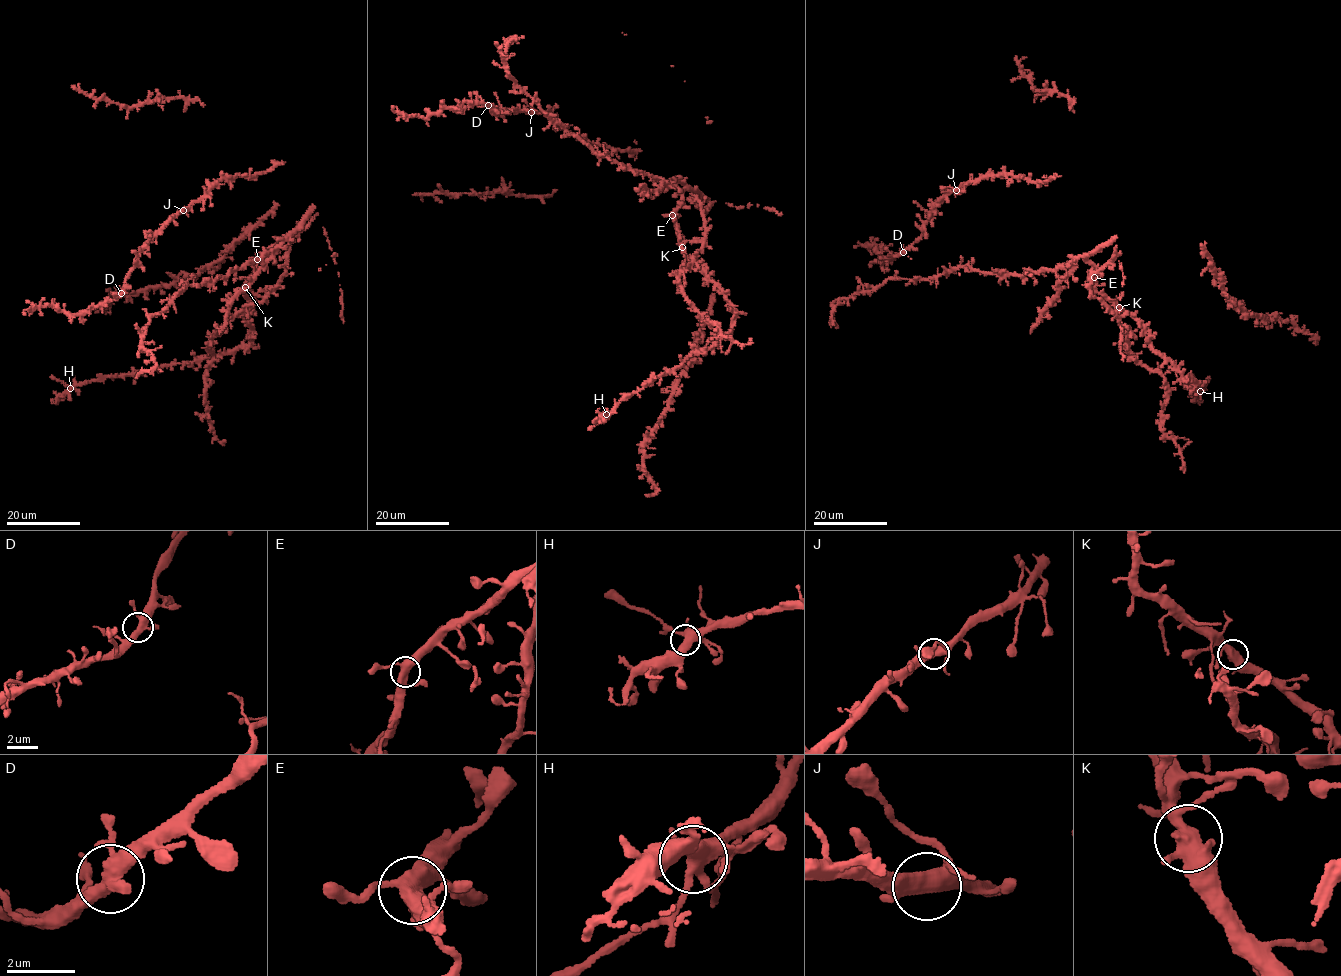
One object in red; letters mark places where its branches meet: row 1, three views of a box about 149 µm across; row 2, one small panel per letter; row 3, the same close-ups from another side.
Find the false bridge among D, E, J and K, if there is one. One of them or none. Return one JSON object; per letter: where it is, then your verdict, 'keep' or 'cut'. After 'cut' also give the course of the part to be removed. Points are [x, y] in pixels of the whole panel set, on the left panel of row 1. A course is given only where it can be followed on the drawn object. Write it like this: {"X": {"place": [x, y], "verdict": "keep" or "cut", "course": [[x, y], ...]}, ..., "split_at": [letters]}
{"D": {"place": [121, 293], "verdict": "keep"}, "E": {"place": [257, 259], "verdict": "keep"}, "J": {"place": [183, 210], "verdict": "keep"}, "K": {"place": [245, 287], "verdict": "keep"}, "split_at": []}

